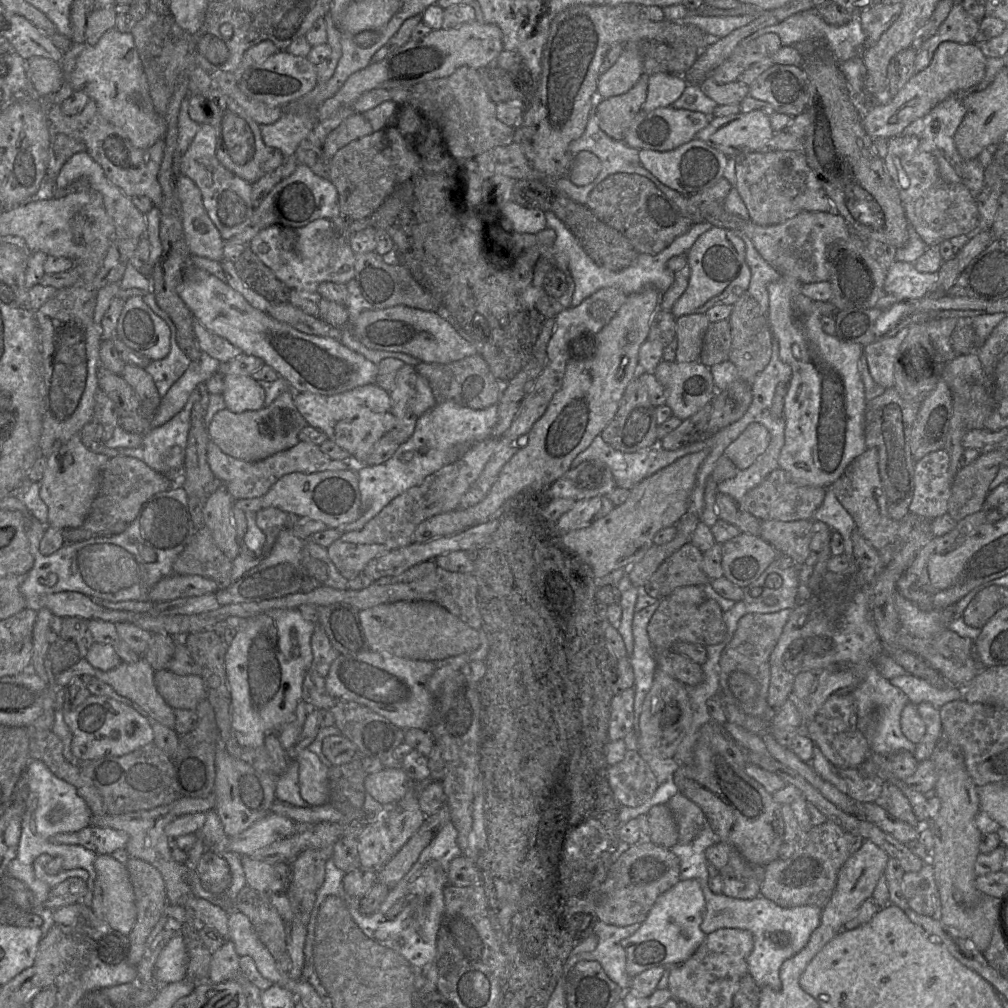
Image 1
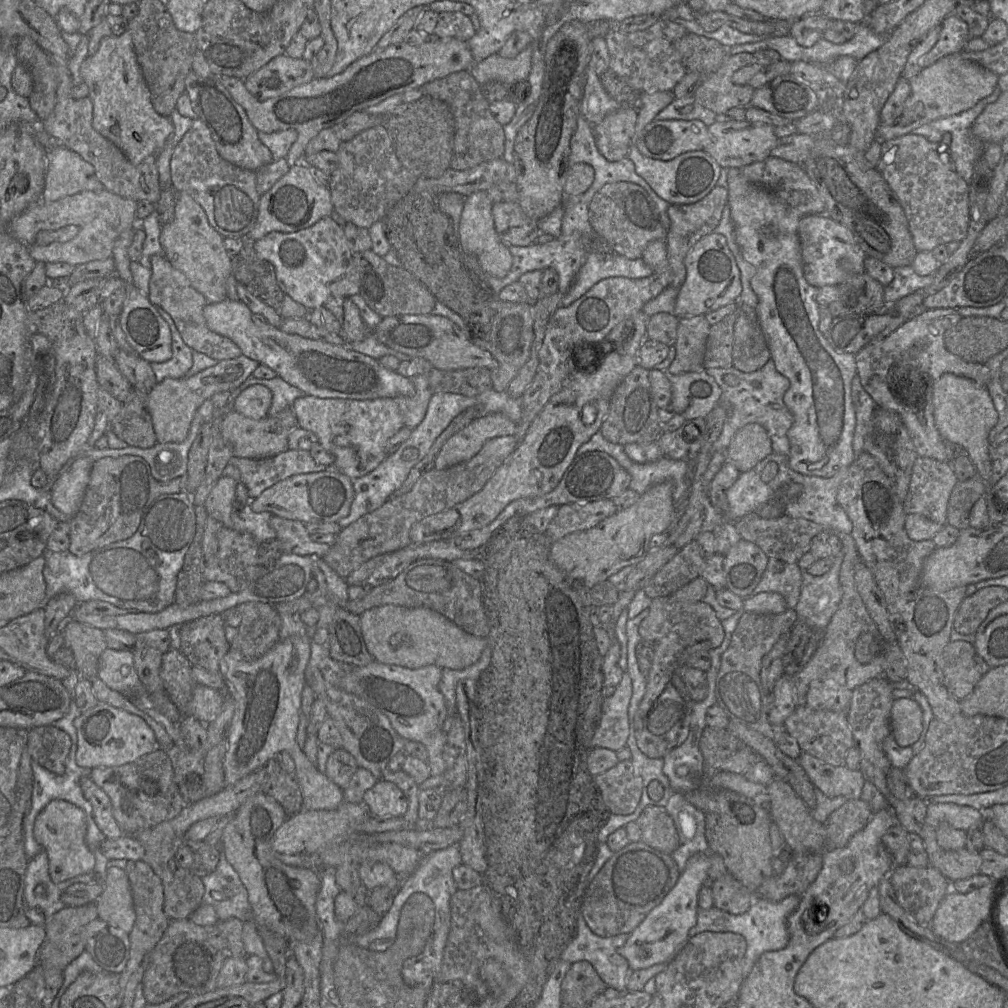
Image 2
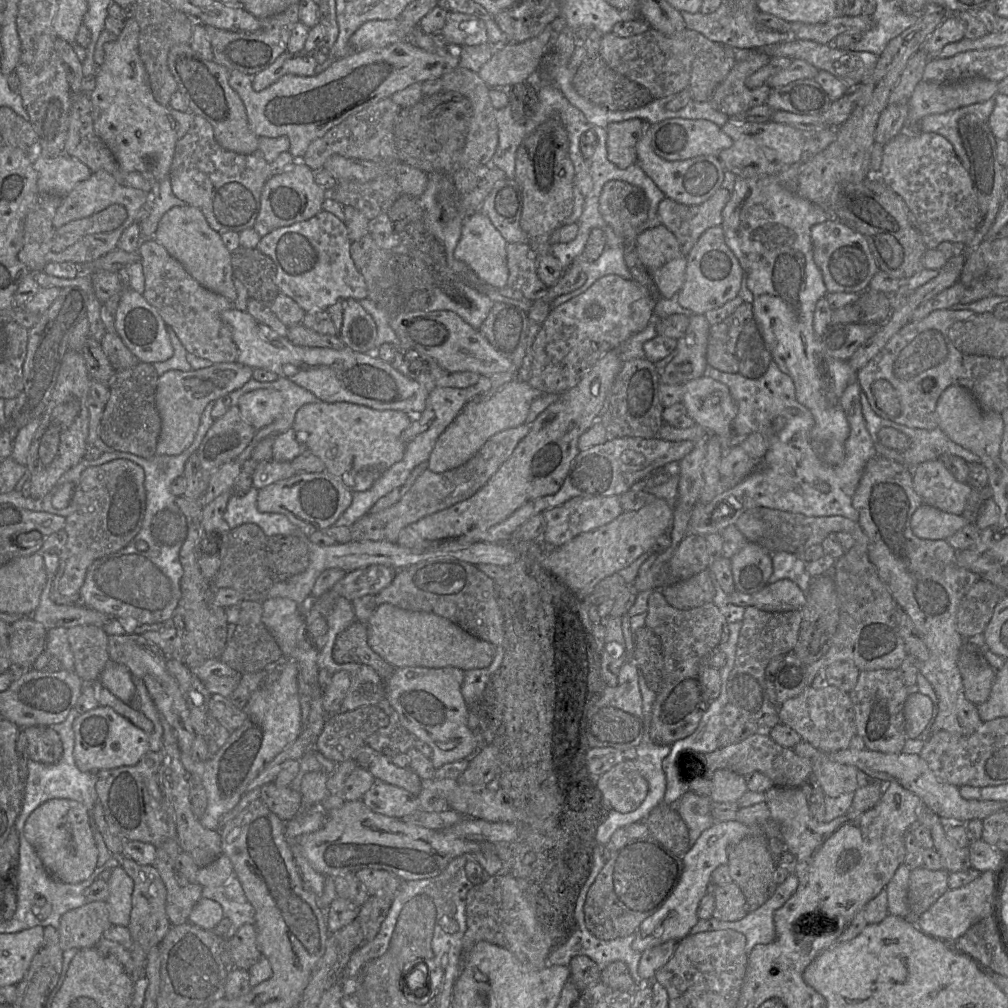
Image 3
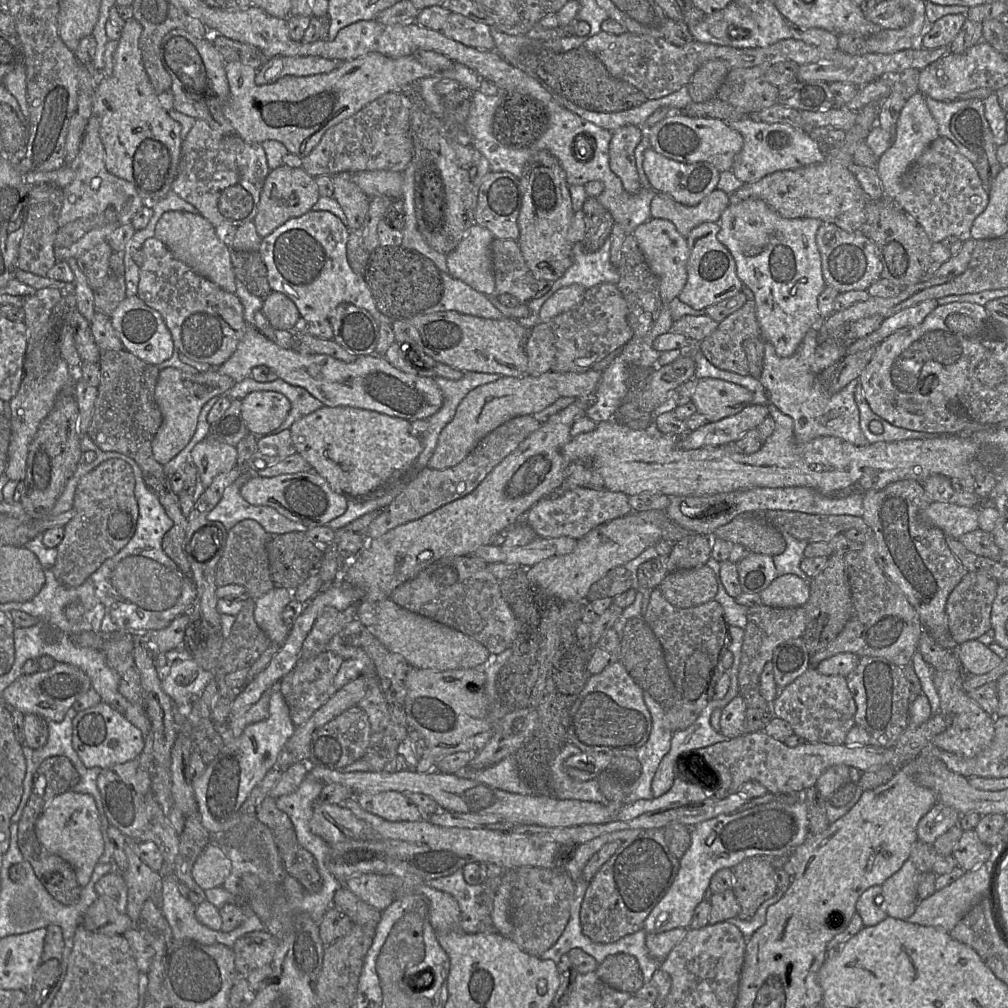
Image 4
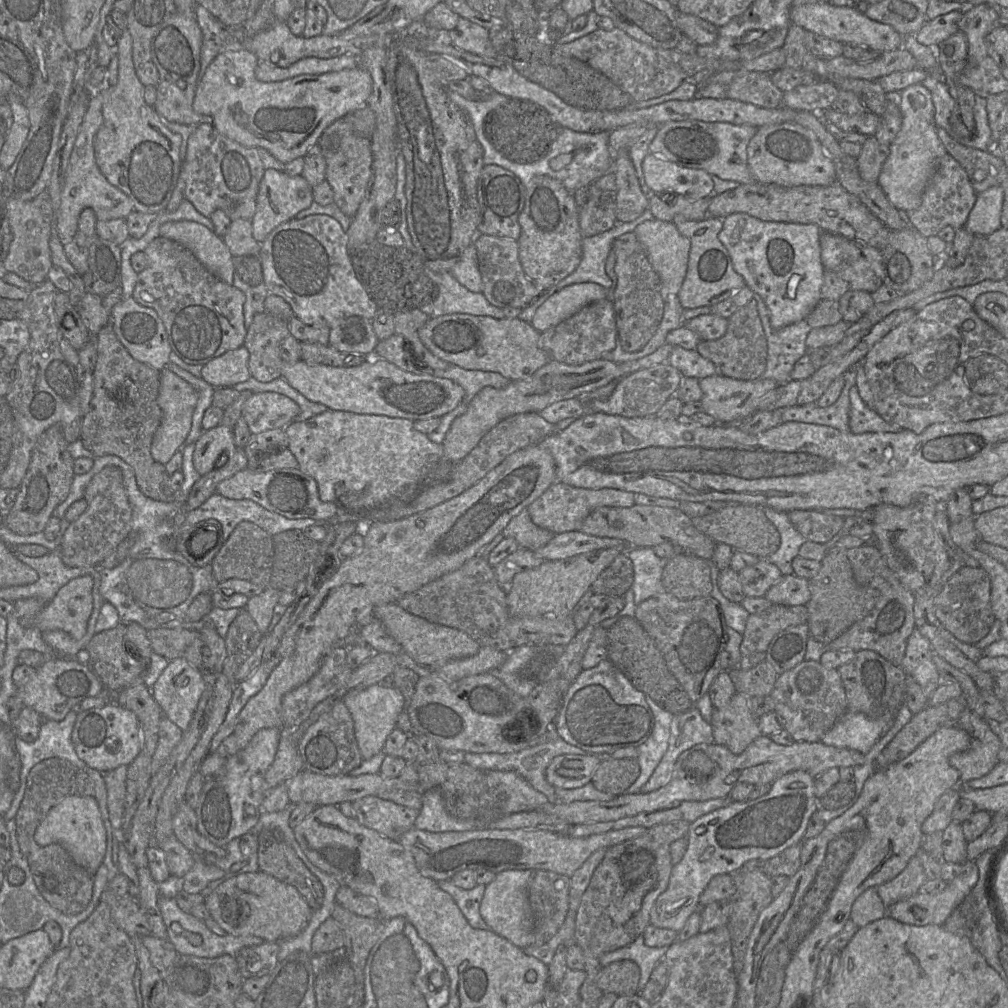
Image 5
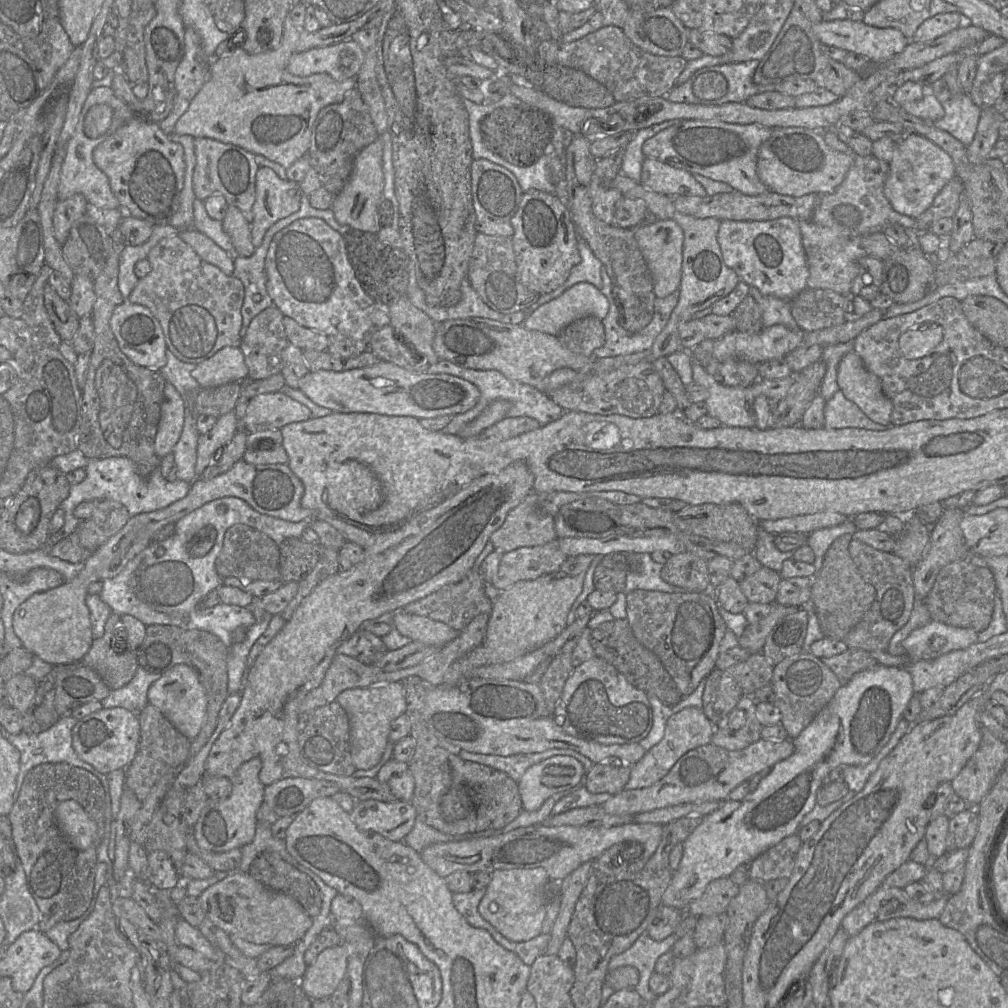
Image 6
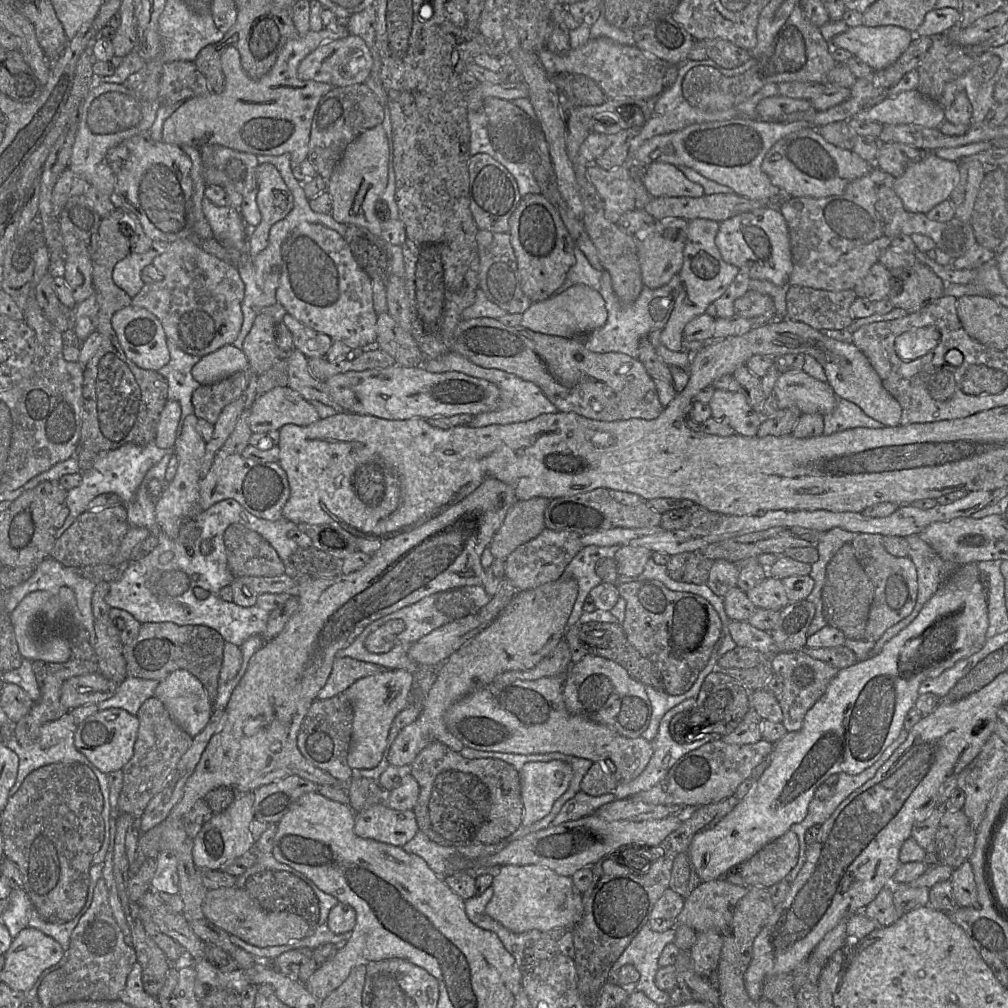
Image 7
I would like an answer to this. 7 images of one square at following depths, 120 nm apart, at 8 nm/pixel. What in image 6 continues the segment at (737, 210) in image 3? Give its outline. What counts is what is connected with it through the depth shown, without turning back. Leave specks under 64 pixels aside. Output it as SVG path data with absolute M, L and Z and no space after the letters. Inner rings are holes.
M789 217L768 221L723 220L717 241L726 266L764 295L790 302L807 289L809 270L797 220Z

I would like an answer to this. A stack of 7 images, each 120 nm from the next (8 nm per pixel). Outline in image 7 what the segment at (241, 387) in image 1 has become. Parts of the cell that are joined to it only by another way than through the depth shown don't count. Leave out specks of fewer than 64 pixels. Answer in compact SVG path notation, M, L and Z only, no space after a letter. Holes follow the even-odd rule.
M288 386L276 387L258 395L255 399L250 409L249 428L252 433L267 433L277 431L287 424L308 426L319 419L319 415L311 402L305 400L298 392Z

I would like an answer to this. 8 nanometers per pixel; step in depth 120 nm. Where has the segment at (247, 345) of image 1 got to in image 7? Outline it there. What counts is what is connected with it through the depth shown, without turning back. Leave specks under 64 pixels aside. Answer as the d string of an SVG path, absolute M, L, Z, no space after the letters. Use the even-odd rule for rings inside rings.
M225 345L215 352L199 359L193 366L191 375L200 385L215 383L248 368L248 360L243 351L234 345ZM395 364L387 368L350 371L325 381L329 395L345 412L371 415L386 420L455 415L474 416L497 408L498 387L484 379L461 372L431 373L423 367L403 367Z

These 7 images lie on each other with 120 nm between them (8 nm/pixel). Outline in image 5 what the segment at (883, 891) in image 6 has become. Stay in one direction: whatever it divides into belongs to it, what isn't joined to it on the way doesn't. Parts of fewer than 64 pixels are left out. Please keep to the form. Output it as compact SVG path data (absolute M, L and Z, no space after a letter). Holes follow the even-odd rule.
M966 861L965 863L959 863L959 864L964 864L965 865L963 873L961 873L953 881L951 881L942 892L940 892L938 894L921 894L921 893L917 893L916 895L914 895L910 898L907 898L905 900L899 901L899 902L895 903L894 905L892 905L891 907L889 907L887 909L887 916L889 916L889 917L901 922L901 923L908 924L908 925L915 925L915 926L938 925L938 926L943 926L944 923L946 922L946 920L948 919L948 917L955 910L955 908L957 906L959 906L962 903L962 901L967 897L967 895L971 892L971 890L974 888L974 886L976 885L976 883L979 879L979 870L978 870L978 867L977 867L977 865L975 864L974 861Z

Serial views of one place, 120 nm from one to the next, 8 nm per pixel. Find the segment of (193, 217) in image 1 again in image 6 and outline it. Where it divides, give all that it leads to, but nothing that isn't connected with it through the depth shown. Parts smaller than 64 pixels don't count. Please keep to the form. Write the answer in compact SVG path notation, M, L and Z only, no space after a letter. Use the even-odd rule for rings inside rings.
M184 229L178 236L203 260L218 267L224 274L233 276L234 259L212 239L196 229Z

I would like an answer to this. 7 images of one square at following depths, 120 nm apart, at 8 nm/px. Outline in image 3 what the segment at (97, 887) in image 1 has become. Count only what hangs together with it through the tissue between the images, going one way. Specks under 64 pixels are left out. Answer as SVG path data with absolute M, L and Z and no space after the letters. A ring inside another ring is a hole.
M121 866L111 871L107 881L110 895L107 900L109 920L113 926L128 926L132 907L133 880Z

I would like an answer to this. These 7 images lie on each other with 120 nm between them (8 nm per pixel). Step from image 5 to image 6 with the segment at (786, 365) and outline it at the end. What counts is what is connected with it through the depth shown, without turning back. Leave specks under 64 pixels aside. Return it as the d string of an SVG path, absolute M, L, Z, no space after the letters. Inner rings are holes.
M750 286L748 294L754 298L760 308L763 328L783 325L791 330L799 329L791 314L790 302L764 295L753 286Z

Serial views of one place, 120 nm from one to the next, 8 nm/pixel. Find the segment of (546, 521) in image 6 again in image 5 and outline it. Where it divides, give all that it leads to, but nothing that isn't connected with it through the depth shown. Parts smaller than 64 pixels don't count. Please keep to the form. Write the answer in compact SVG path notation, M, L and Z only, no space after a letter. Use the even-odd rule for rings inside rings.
M527 509L514 516L502 530L504 538L514 538L519 548L537 550L551 541L554 533L535 525Z

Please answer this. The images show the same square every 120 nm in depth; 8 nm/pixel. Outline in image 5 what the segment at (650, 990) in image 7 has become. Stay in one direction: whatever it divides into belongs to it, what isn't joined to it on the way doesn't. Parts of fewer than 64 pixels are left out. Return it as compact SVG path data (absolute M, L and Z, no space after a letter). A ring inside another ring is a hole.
M641 934L630 944L603 954L600 958L600 964L604 967L614 961L623 959L636 962L641 970L639 981L639 991L641 991L651 979L654 967L664 958L668 947L669 946L647 946L644 942L644 935Z

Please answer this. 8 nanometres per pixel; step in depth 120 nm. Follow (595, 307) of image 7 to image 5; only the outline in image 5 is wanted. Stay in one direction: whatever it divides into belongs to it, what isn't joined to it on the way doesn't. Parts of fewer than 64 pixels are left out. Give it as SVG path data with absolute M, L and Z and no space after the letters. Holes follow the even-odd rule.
M593 282L575 283L550 296L535 312L530 324L538 332L567 319L585 305L608 298L608 289Z

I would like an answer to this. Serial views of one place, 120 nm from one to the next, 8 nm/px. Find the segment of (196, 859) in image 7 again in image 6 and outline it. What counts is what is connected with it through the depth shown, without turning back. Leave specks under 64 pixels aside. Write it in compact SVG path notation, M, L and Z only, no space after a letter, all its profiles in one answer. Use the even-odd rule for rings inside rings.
M254 757L243 763L232 780L232 792L225 799L212 799L203 808L194 826L194 835L198 845L213 852L226 852L234 848L241 848L250 843L257 828L256 813L263 803L265 785L259 780L262 761Z

